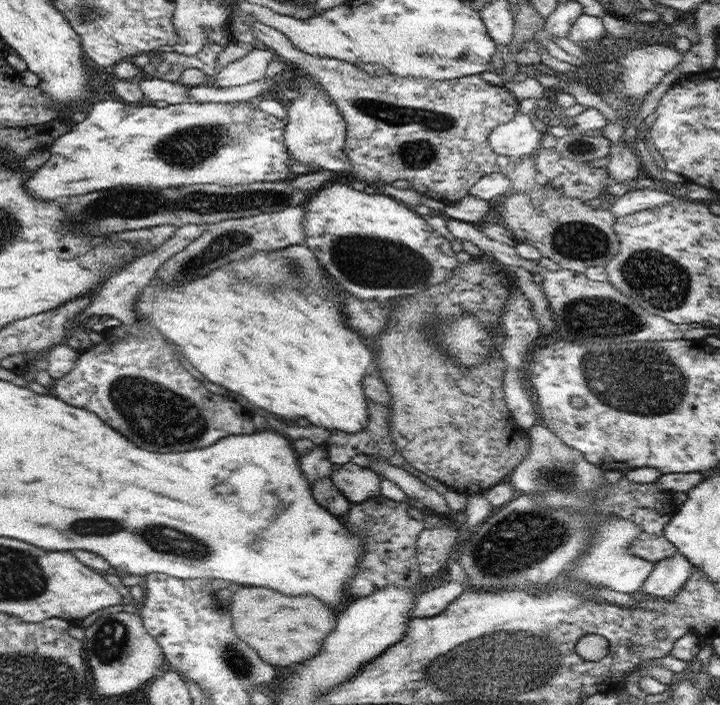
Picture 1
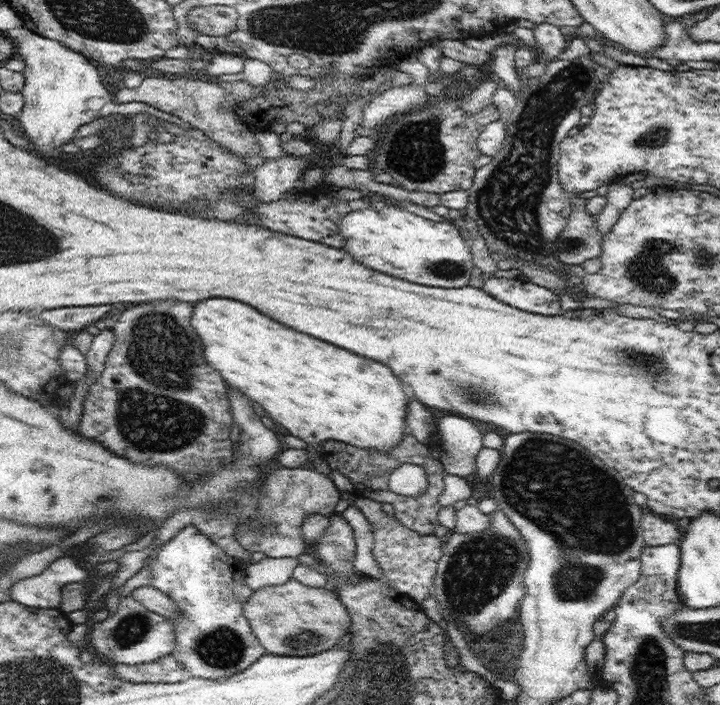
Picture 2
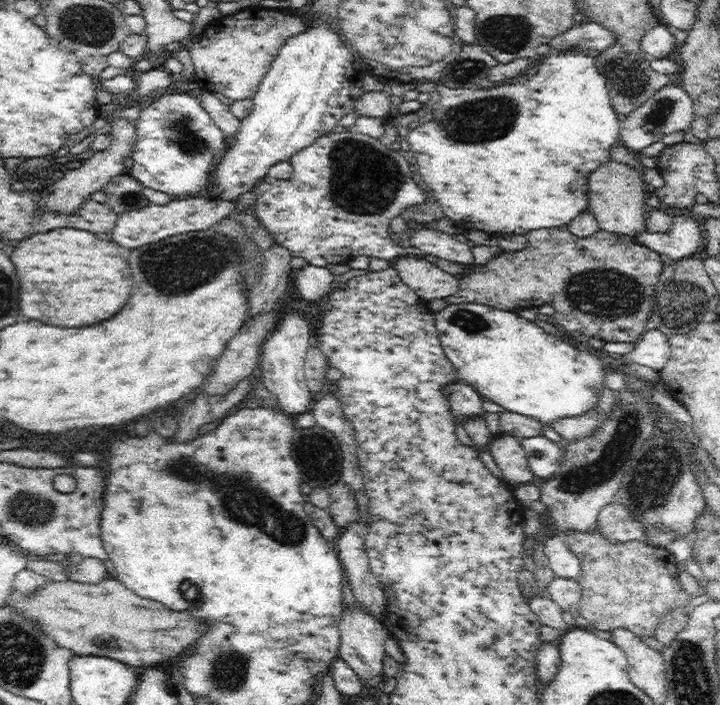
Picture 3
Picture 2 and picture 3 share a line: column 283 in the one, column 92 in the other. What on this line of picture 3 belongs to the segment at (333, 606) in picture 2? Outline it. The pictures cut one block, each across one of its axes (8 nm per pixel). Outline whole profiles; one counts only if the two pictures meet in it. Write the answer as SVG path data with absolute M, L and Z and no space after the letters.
M112 575L96 584L76 584L73 580L47 581L30 598L10 592L6 600L28 618L40 622L42 630L60 646L74 650L74 654L92 654L123 662L140 671L160 664L169 658L190 654L190 644L208 632L208 624L194 618L190 610L176 612L162 602L136 596L122 582L110 580Z

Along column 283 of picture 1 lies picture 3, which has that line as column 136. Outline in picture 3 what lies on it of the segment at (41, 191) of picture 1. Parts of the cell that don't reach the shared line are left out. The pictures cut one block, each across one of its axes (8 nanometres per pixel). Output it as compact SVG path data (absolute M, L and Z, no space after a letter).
M166 92L140 111L139 117L133 122L138 138L131 148L133 166L127 172L146 188L153 188L172 194L172 196L190 196L206 190L212 184L212 173L228 146L229 139L216 126L212 117L204 110L202 101L194 93Z

